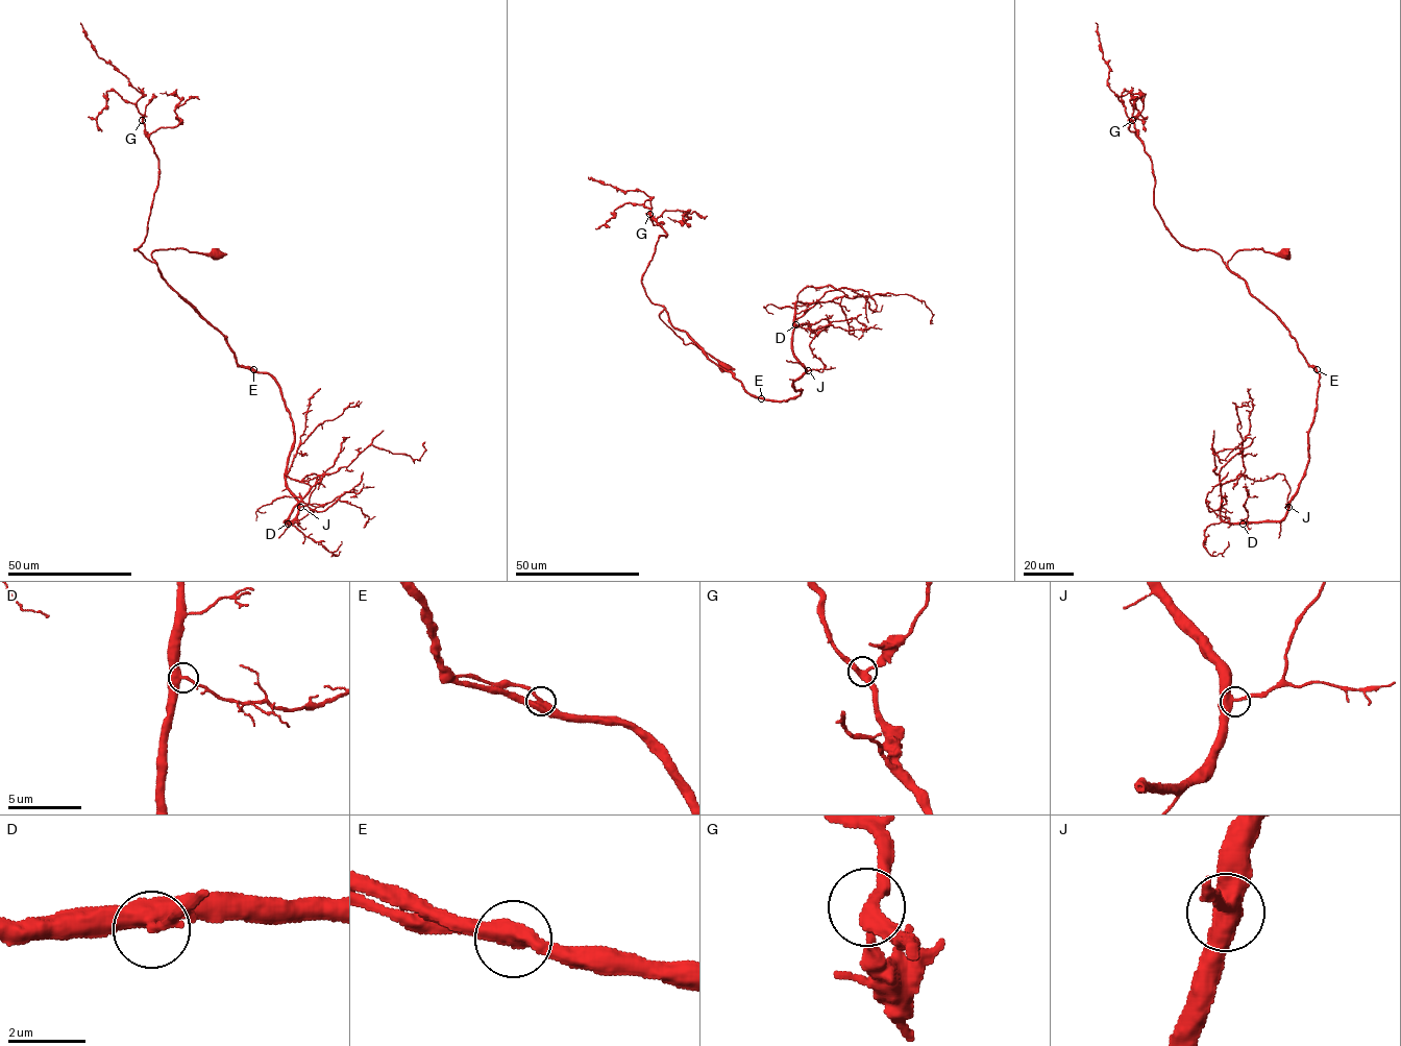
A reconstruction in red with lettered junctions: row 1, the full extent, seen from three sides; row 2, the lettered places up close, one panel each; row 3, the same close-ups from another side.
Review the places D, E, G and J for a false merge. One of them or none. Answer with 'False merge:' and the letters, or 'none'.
False merge: none

